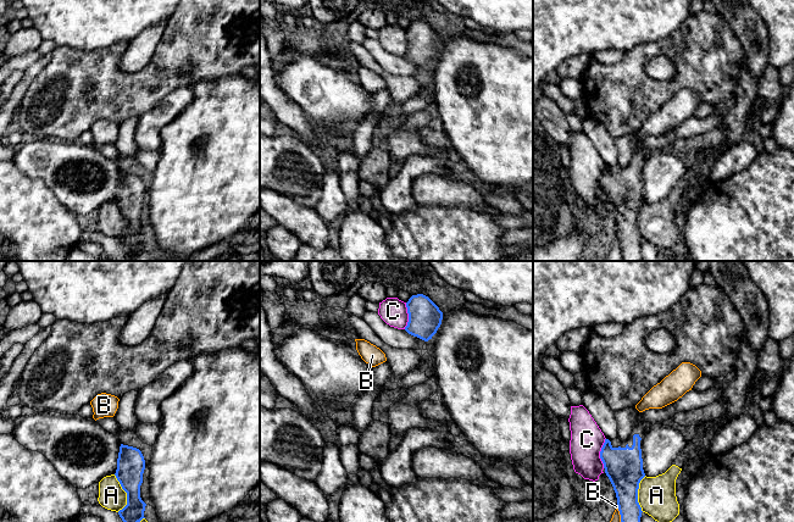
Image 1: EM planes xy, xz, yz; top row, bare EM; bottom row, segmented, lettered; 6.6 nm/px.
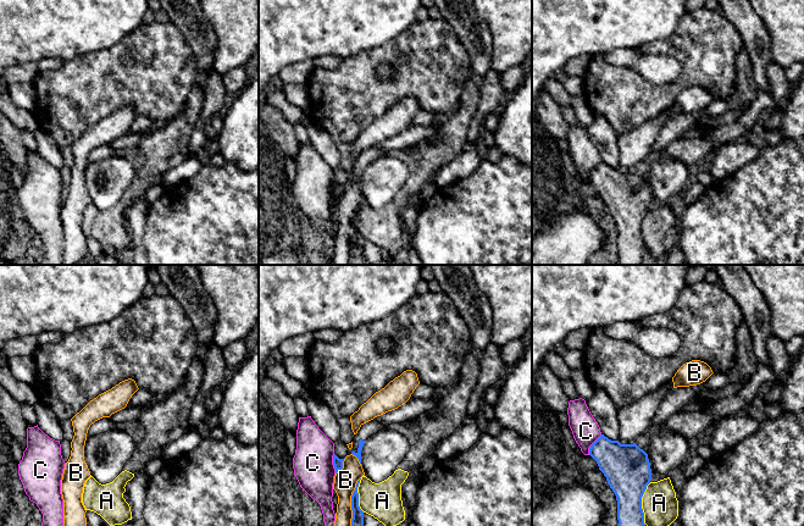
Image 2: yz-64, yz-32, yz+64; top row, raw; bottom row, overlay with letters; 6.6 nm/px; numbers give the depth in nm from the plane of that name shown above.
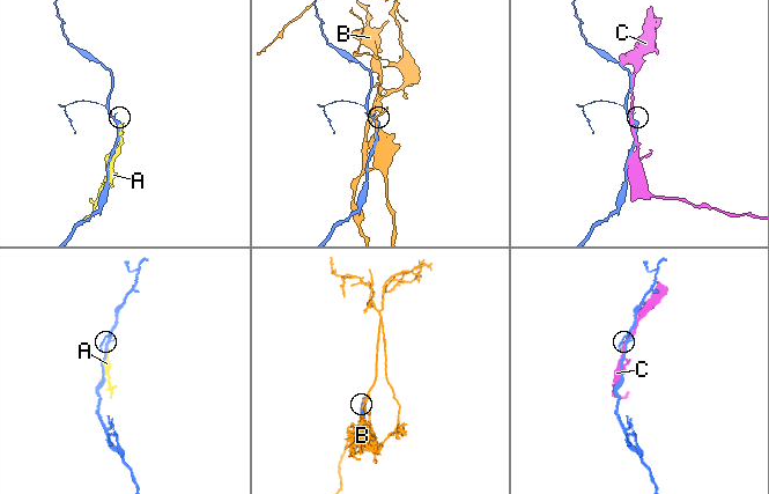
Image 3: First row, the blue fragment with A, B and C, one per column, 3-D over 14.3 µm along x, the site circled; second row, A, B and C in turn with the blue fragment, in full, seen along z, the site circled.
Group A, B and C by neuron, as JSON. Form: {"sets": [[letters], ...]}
{"sets": [["A"], ["B"], ["C"]]}

